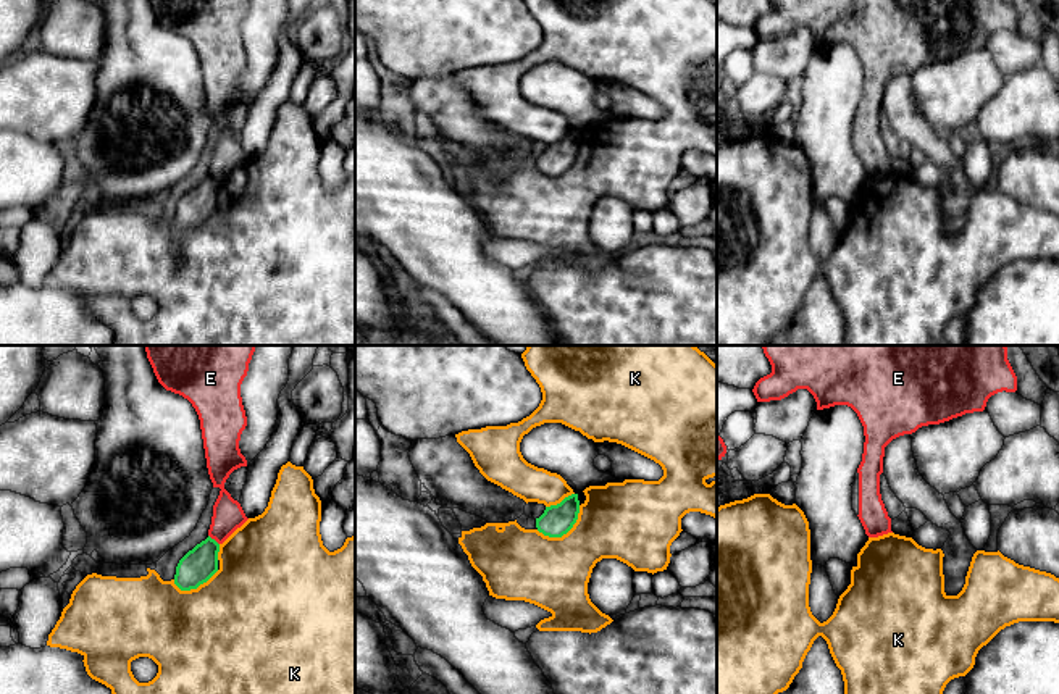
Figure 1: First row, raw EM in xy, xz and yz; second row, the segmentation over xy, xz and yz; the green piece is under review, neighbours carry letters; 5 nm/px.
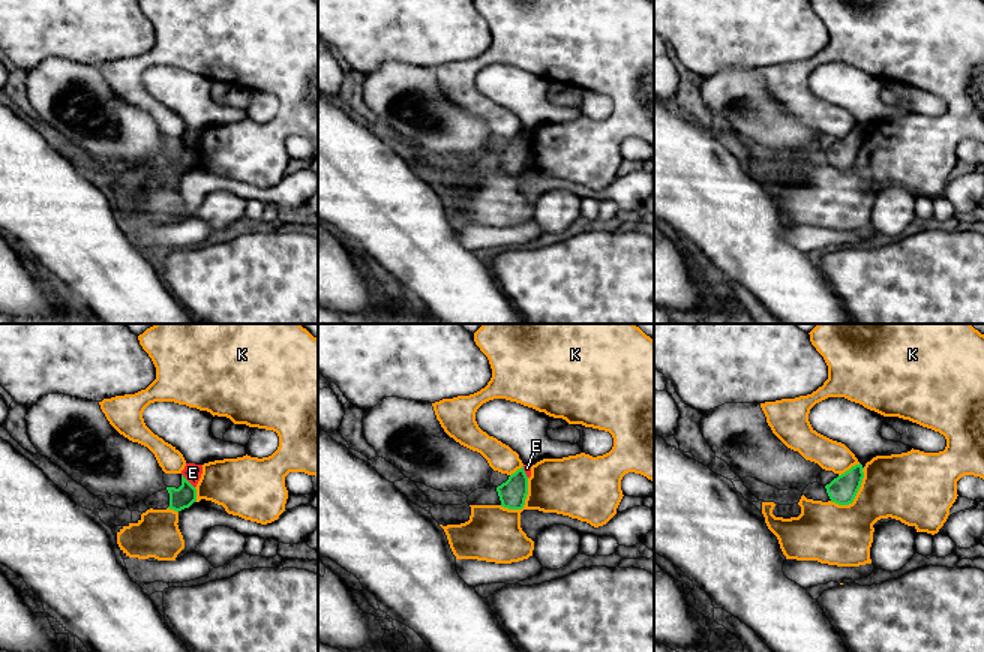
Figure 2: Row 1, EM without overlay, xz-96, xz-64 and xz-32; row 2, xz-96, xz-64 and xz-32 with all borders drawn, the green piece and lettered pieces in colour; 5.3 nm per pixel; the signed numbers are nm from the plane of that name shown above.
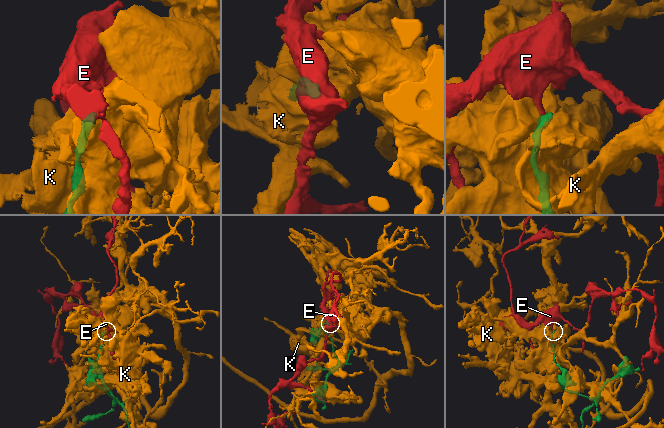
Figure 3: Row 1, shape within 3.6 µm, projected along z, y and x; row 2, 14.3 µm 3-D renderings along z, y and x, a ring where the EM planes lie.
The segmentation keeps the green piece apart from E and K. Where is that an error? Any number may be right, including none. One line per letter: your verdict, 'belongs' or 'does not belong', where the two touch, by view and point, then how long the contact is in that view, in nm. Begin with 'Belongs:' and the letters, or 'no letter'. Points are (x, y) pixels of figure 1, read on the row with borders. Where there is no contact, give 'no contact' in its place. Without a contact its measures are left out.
Belongs: no letter
E: does not belong | xy (213, 539) | 80 nm
K: does not belong | xz (564, 533) | 260 nm

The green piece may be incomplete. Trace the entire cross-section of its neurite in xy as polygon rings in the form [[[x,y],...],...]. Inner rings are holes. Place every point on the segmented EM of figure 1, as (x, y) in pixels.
[[[210,536],[189,550],[178,563],[174,584],[181,591],[197,589],[218,571],[220,544]]]

